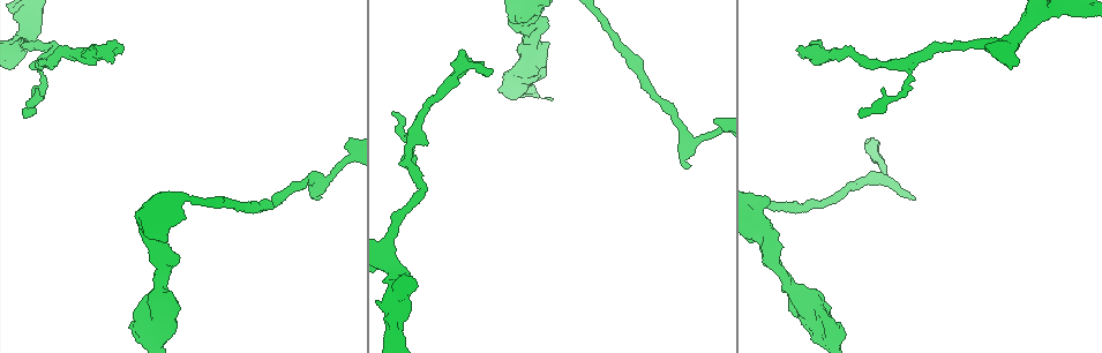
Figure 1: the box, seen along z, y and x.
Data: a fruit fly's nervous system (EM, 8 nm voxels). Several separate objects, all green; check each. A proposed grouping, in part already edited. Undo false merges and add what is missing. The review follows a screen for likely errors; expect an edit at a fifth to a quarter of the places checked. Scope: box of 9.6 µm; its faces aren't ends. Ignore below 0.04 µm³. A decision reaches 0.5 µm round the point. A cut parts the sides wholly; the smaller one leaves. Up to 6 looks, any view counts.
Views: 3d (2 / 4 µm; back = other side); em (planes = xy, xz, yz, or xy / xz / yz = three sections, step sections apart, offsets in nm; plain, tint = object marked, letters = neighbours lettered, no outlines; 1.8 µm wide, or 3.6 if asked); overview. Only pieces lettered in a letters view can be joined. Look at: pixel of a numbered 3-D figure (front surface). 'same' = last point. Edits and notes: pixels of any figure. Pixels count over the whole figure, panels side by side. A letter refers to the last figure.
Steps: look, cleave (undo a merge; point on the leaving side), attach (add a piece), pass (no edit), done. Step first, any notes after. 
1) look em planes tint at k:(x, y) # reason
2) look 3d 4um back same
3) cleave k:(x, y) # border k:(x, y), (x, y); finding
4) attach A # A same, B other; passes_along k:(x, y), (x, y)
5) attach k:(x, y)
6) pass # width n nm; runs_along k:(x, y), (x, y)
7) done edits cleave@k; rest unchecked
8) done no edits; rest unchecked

look em planes plain at 1:(861, 109)

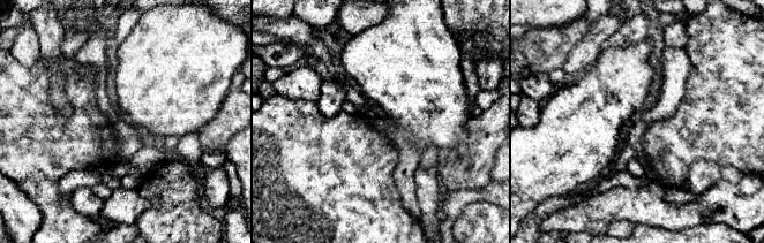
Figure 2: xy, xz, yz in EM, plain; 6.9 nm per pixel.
look em planes letters same # see the neighbours

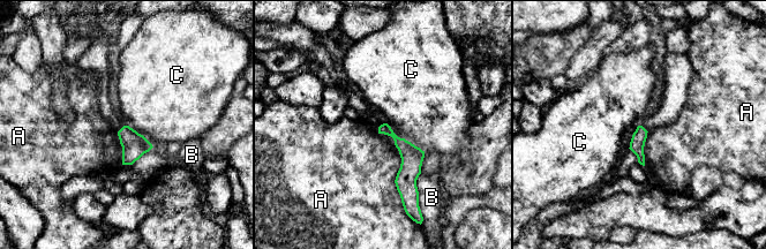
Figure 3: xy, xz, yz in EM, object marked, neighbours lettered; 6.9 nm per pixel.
pass # A other, B other, C other; runs_along 3:(383, 127), (407, 151), (407, 194); none of them fits

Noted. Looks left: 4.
look em 3.6um planes plain at 1:(529, 25) # sudden change in width

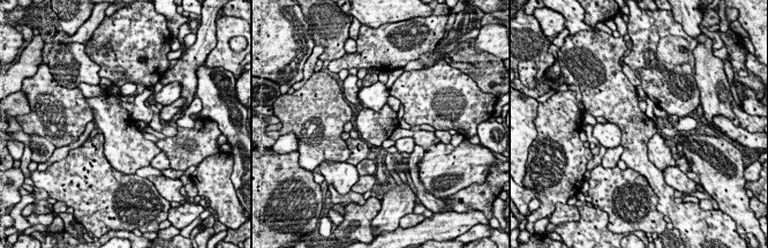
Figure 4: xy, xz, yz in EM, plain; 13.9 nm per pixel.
look em 3.6um planes letters same # see the neighbours

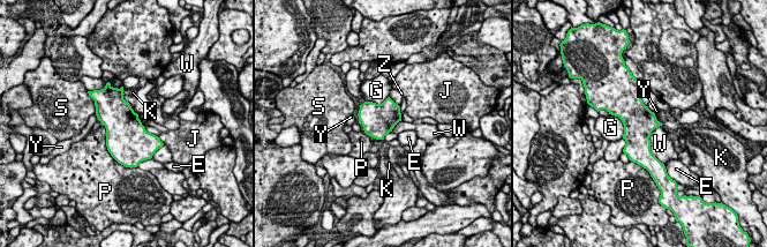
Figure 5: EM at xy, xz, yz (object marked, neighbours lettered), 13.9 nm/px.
pass # E other, G other, J other, K other, P other, S other, W other, Y other, Z other; one cell here

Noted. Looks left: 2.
look em xy step 4 tint at 1:(822, 312) # free end

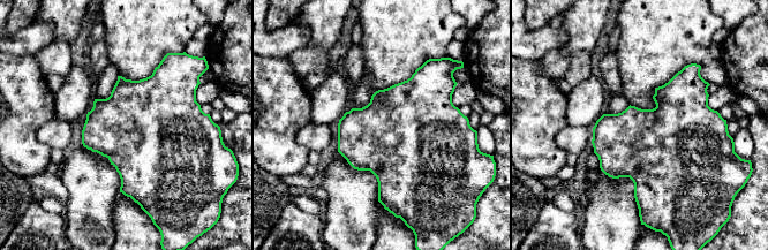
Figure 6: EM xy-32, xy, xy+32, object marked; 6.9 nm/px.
look em xy step 4 letters same # see the neighbours

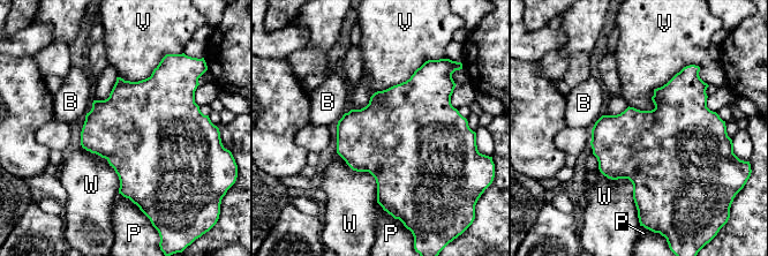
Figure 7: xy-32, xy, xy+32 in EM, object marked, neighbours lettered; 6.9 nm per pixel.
pass # B other, P other, V other, W other; no lettered piece goes on from it

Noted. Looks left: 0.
done no edits; rest unchecked

